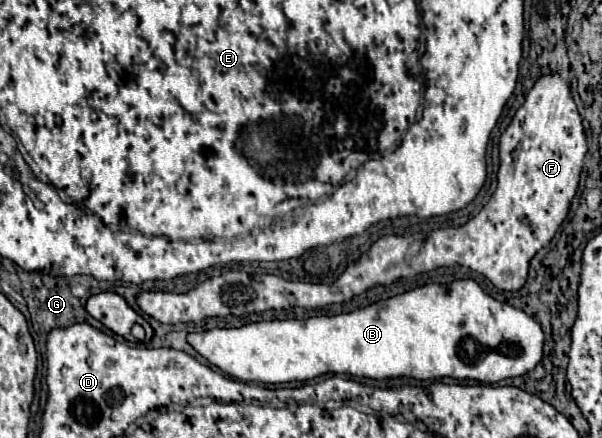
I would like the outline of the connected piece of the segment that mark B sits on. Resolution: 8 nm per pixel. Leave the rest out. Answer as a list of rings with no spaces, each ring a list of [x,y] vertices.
[[[453,281],[451,287],[425,285],[403,295],[379,301],[371,307],[357,309],[347,315],[311,317],[307,321],[259,321],[237,329],[211,329],[205,333],[191,333],[189,343],[209,363],[237,381],[253,381],[265,385],[283,385],[291,381],[309,381],[325,373],[351,375],[367,379],[473,379],[481,383],[499,383],[503,379],[519,377],[535,369],[543,359],[543,331],[539,323],[525,311],[499,303],[489,297],[475,281]]]

